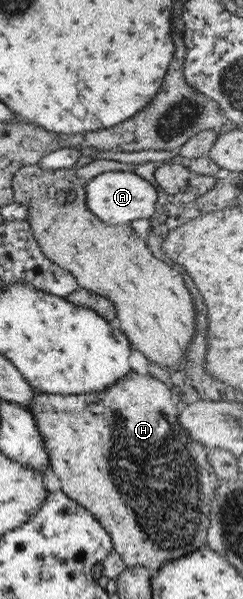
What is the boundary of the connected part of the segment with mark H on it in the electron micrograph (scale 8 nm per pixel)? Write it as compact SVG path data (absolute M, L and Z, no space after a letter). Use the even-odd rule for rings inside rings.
M130 371L127 375L123 375L119 381L115 381L113 385L109 385L107 389L97 391L97 393L55 395L35 390L31 409L28 410L29 414L33 416L37 431L43 439L47 454L49 454L50 469L53 470L59 480L62 493L65 493L69 499L75 501L97 519L101 527L110 535L112 551L121 558L121 561L124 561L126 567L137 565L147 569L151 574L157 572L164 565L163 563L183 557L183 555L195 551L197 547L201 547L205 543L205 533L207 533L207 527L209 527L209 509L212 509L211 503L214 499L215 485L217 484L215 474L208 463L207 449L198 442L193 442L184 433L183 427L177 421L178 411L182 404L177 397L177 393L173 393L173 391L175 390L170 385L165 385L153 376L138 375Z

